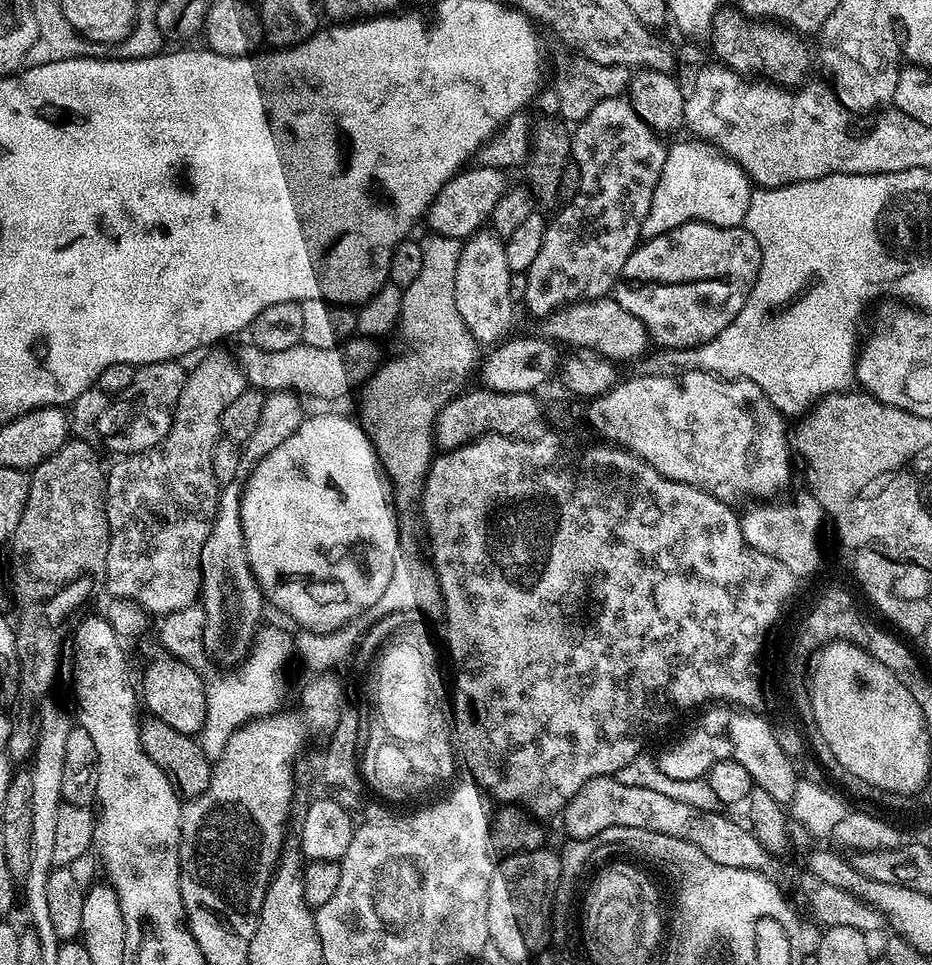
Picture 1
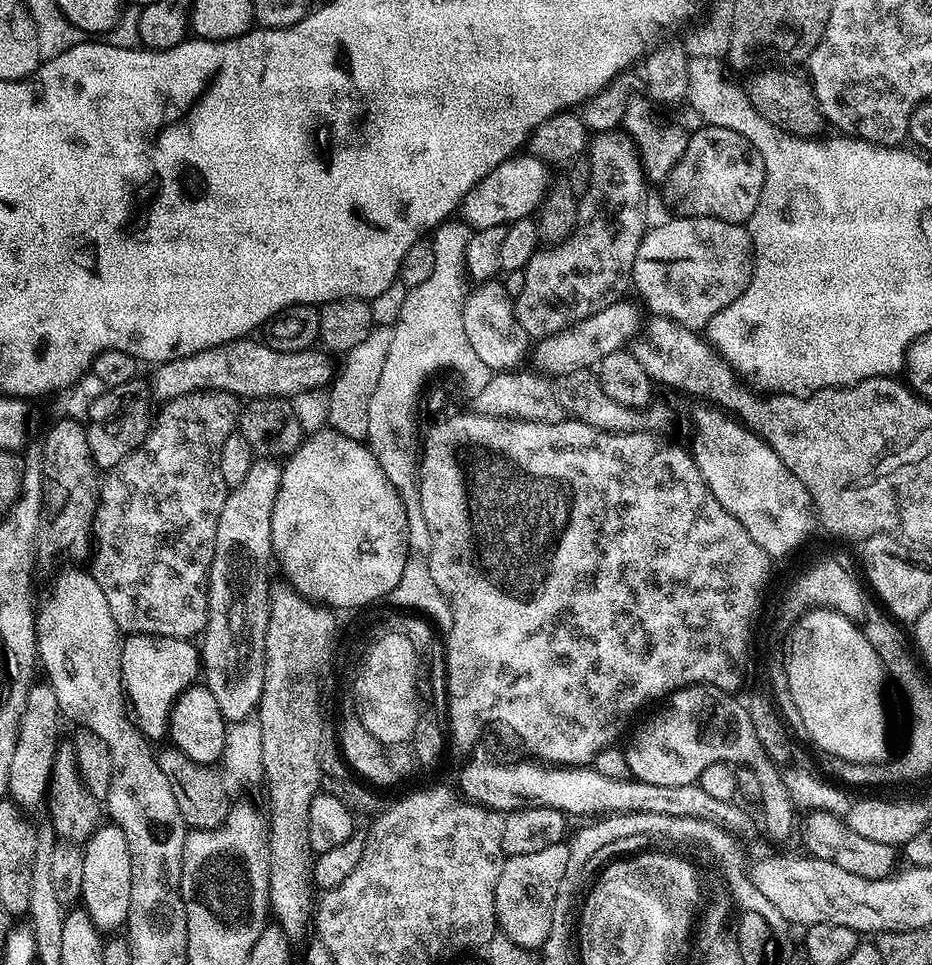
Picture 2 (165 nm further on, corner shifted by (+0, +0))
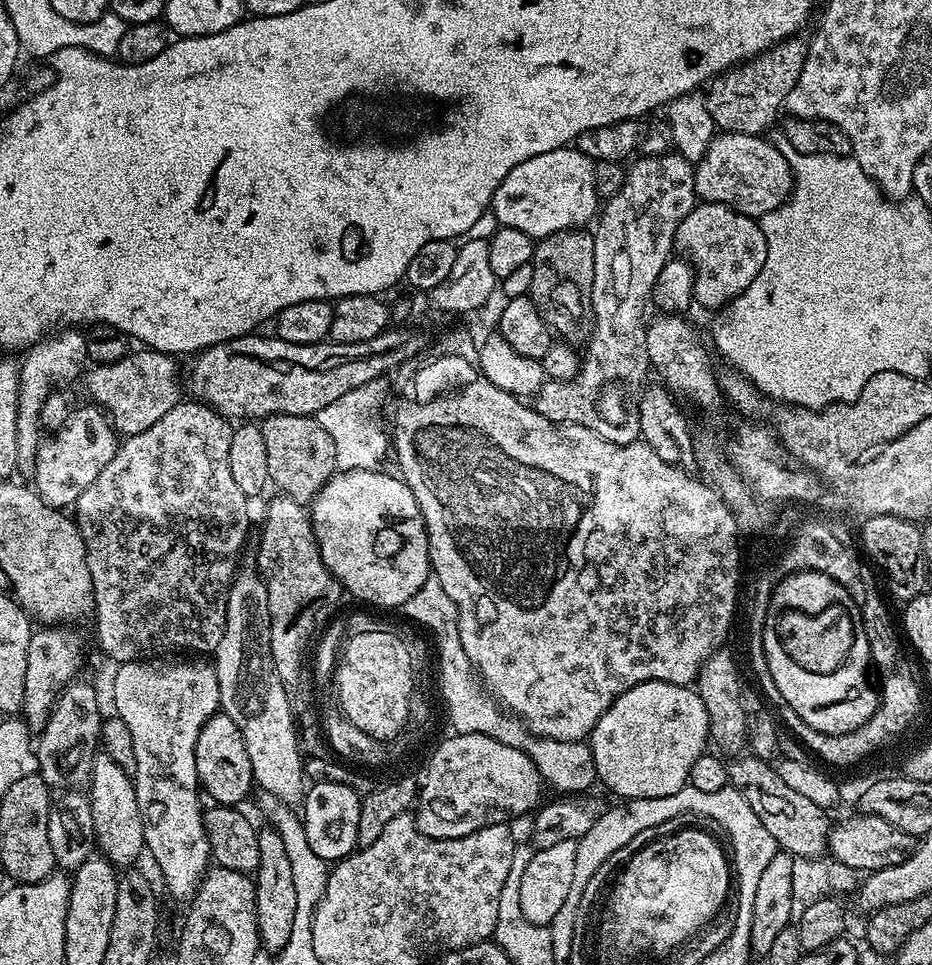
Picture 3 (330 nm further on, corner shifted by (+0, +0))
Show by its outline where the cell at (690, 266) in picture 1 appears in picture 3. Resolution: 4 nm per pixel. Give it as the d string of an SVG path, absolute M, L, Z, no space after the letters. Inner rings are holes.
M697 203L682 218L676 231L675 251L692 265L696 273L692 295L697 305L721 309L741 296L758 278L762 262L766 262L766 236L753 217L736 212L725 204Z

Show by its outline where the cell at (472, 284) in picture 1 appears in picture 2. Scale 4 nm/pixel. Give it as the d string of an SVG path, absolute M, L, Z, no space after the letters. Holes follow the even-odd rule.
M496 278L477 283L474 288L464 297L465 332L470 346L474 346L478 358L482 358L493 373L519 369L528 352L530 337L516 320L513 297L506 294L503 283Z

